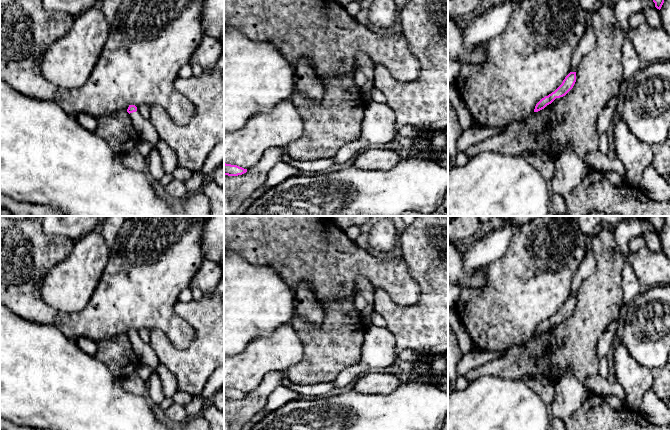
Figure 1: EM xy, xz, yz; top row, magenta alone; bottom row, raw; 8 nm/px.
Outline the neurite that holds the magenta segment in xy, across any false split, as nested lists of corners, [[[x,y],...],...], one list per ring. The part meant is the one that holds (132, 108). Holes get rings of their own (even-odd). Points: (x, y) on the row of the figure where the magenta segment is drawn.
[[[129,105],[127,112],[131,118],[133,126],[140,133],[141,139],[148,141],[155,147],[160,137],[156,128],[149,120],[144,119],[135,105]]]

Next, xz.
[[[224,163],[224,175],[238,176],[247,172],[247,169],[239,167],[237,165],[231,165]]]

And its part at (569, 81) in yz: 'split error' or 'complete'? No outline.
complete

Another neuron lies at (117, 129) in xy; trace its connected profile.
[[[125,110],[97,119],[94,133],[104,139],[117,155],[135,149],[141,141],[140,133],[133,126],[129,113]]]

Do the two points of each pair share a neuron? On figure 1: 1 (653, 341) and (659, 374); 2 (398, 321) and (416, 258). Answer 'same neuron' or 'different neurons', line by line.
1: different neurons
2: same neuron

